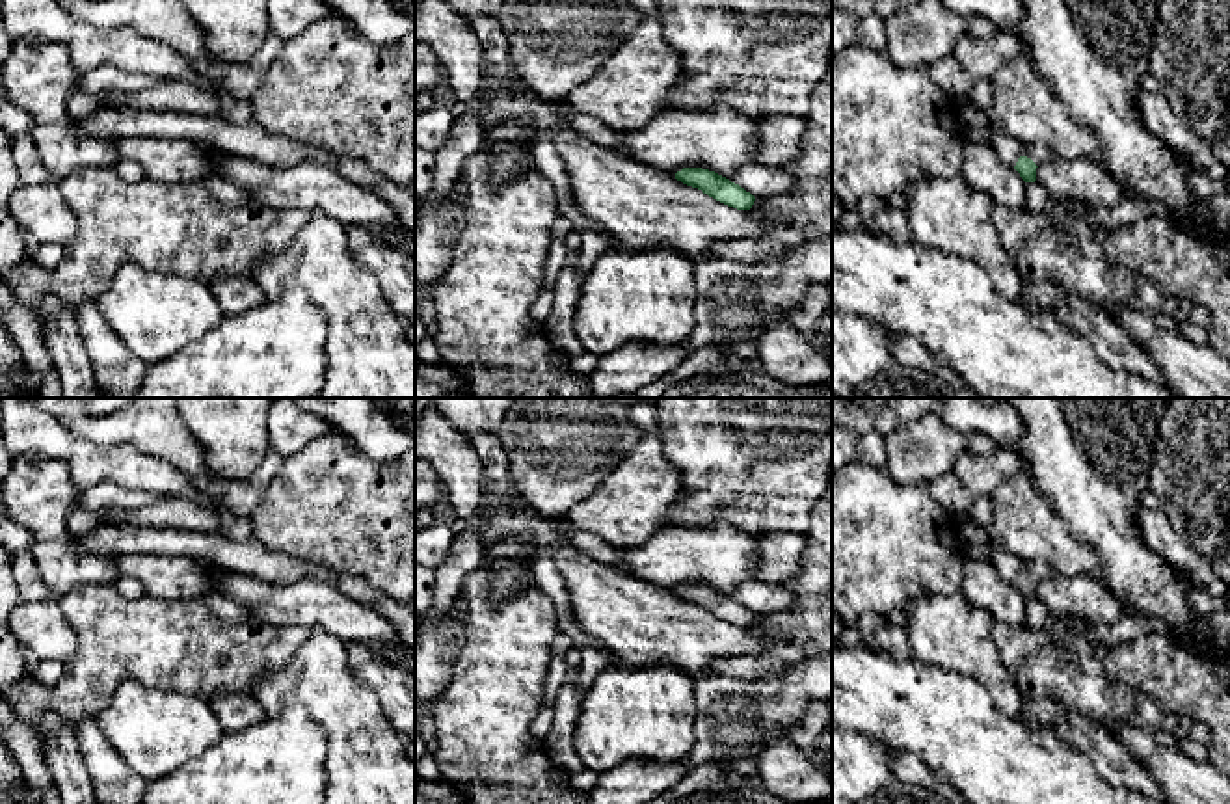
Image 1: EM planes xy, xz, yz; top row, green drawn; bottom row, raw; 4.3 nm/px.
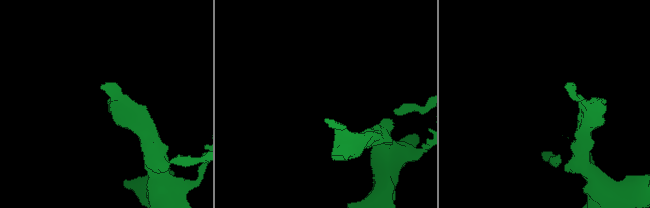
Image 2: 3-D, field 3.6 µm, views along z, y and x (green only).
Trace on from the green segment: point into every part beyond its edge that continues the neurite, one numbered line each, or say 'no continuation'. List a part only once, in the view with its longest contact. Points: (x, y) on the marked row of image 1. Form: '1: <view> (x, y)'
1: yz (1039, 153)

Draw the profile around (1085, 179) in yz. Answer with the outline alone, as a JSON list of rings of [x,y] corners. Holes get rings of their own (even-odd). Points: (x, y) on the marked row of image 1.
[[[1051,156],[1036,168],[1036,182],[1053,199],[1081,199],[1103,207],[1115,207],[1126,195],[1118,181],[1092,158]]]

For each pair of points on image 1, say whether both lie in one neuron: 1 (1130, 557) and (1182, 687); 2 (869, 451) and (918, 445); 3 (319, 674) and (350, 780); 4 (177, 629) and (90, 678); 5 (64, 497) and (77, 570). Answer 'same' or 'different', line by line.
1: different
2: different
3: same
4: same
5: same

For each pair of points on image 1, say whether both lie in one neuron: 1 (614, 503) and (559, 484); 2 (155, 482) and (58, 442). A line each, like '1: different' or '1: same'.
1: different
2: same

